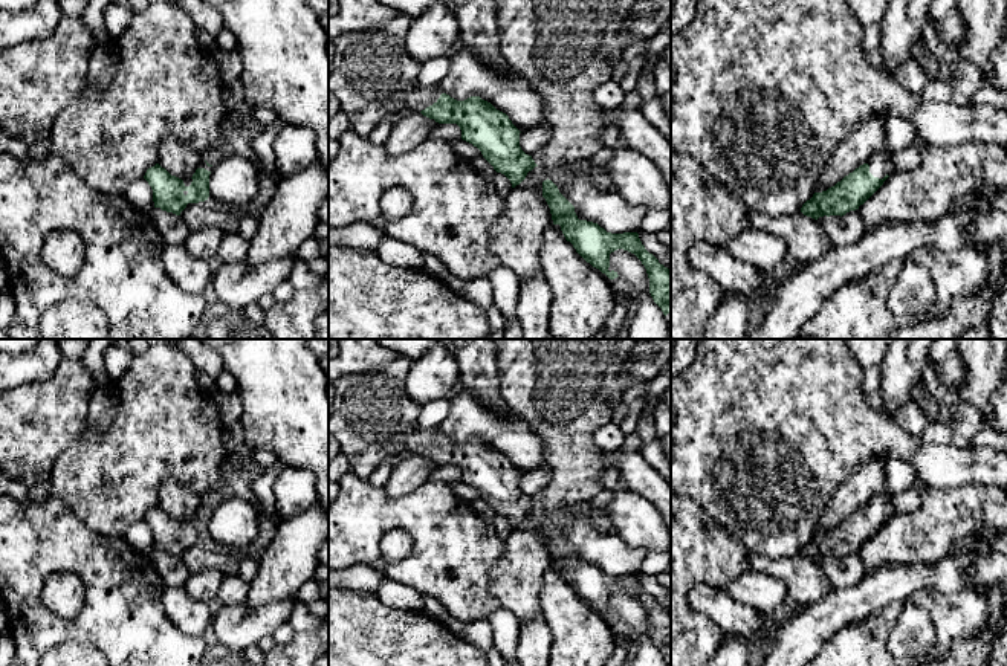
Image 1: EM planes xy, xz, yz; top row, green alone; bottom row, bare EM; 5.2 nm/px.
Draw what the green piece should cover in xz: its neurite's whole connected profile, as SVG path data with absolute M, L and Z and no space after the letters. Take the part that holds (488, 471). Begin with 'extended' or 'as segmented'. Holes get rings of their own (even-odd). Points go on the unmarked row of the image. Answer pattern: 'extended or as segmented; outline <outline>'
extended; outline M439 428L417 429L408 438L405 451L420 454L439 466L457 466L461 481L477 489L494 512L510 522L512 530L538 509L521 492L521 474L509 458L480 438L457 443L442 435Z

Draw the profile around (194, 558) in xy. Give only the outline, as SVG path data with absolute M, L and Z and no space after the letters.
M199 545L186 548L180 559L189 573L197 573L205 568L217 568L223 573L237 571L238 559L228 550L208 551Z

